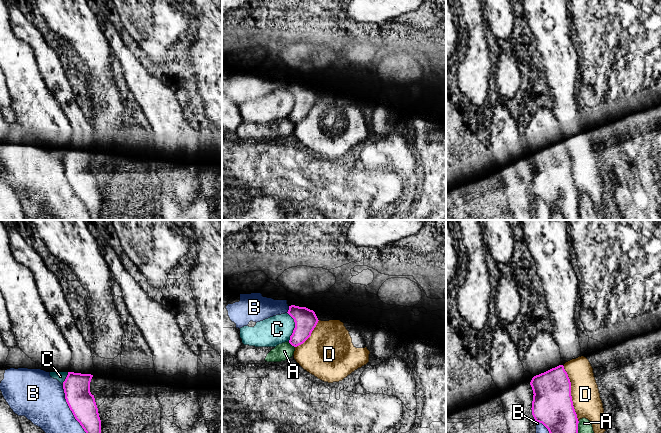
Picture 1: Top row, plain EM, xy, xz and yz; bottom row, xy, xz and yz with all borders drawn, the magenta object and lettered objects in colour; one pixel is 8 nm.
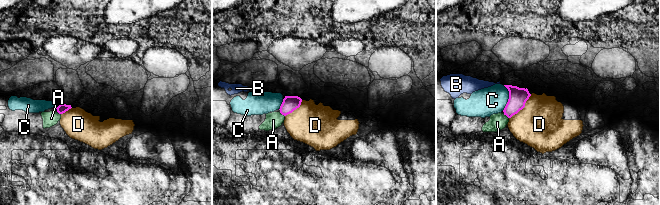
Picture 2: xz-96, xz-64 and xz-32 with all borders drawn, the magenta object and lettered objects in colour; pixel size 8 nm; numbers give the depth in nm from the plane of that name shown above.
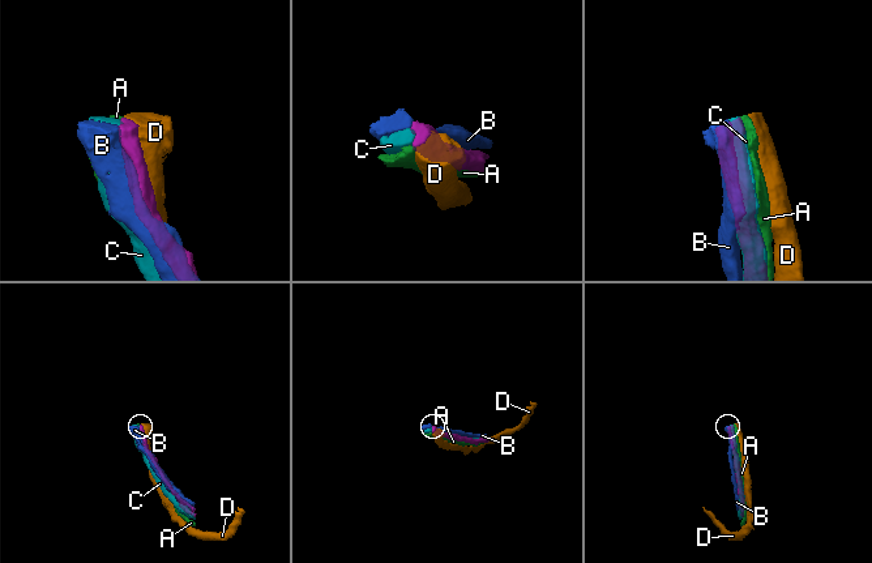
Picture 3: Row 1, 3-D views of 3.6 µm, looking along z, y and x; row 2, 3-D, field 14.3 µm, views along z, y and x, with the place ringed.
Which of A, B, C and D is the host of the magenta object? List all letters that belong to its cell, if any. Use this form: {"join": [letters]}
{"join": []}

